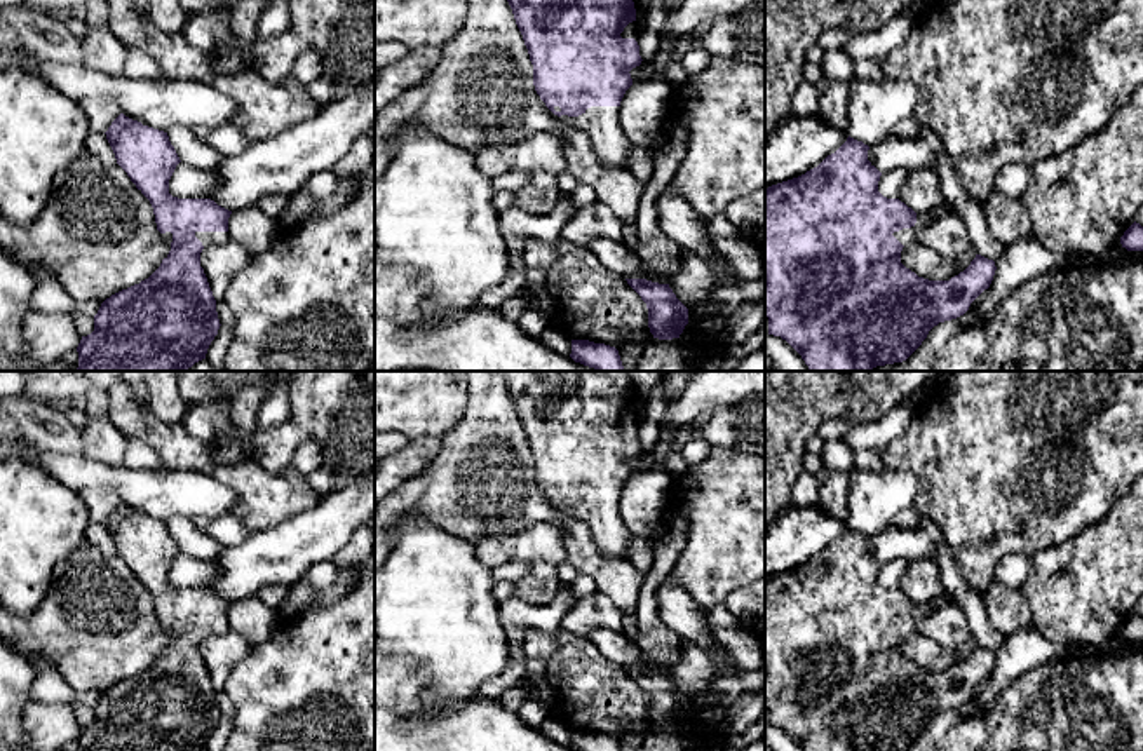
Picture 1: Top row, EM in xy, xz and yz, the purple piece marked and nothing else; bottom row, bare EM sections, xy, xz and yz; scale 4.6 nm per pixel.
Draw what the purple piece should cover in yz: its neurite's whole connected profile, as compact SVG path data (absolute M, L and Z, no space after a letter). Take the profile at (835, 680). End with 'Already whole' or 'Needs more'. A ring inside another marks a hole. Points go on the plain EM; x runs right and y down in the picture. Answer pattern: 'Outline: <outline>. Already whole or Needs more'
Outline: M854 528L817 558L765 580L765 706L768 725L786 730L803 751L906 751L939 713L964 706L971 693L990 678L995 652L981 645L950 671L929 671L901 653L906 634L920 620L951 603L948 592L916 605L899 589L878 582L882 563L868 551L869 537Z. Needs more

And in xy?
Outline: M120 504L105 524L117 554L150 591L157 620L171 641L148 669L101 693L94 706L94 721L82 727L77 737L78 751L202 751L221 714L200 657L200 643L211 634L230 631L232 601L211 589L178 589L169 584L169 570L181 551L167 523Z. Needs more

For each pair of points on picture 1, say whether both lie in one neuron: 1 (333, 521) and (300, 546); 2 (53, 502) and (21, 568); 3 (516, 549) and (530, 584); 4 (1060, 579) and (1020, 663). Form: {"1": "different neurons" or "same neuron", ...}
{"1": "same neuron", "2": "same neuron", "3": "different neurons", "4": "different neurons"}

